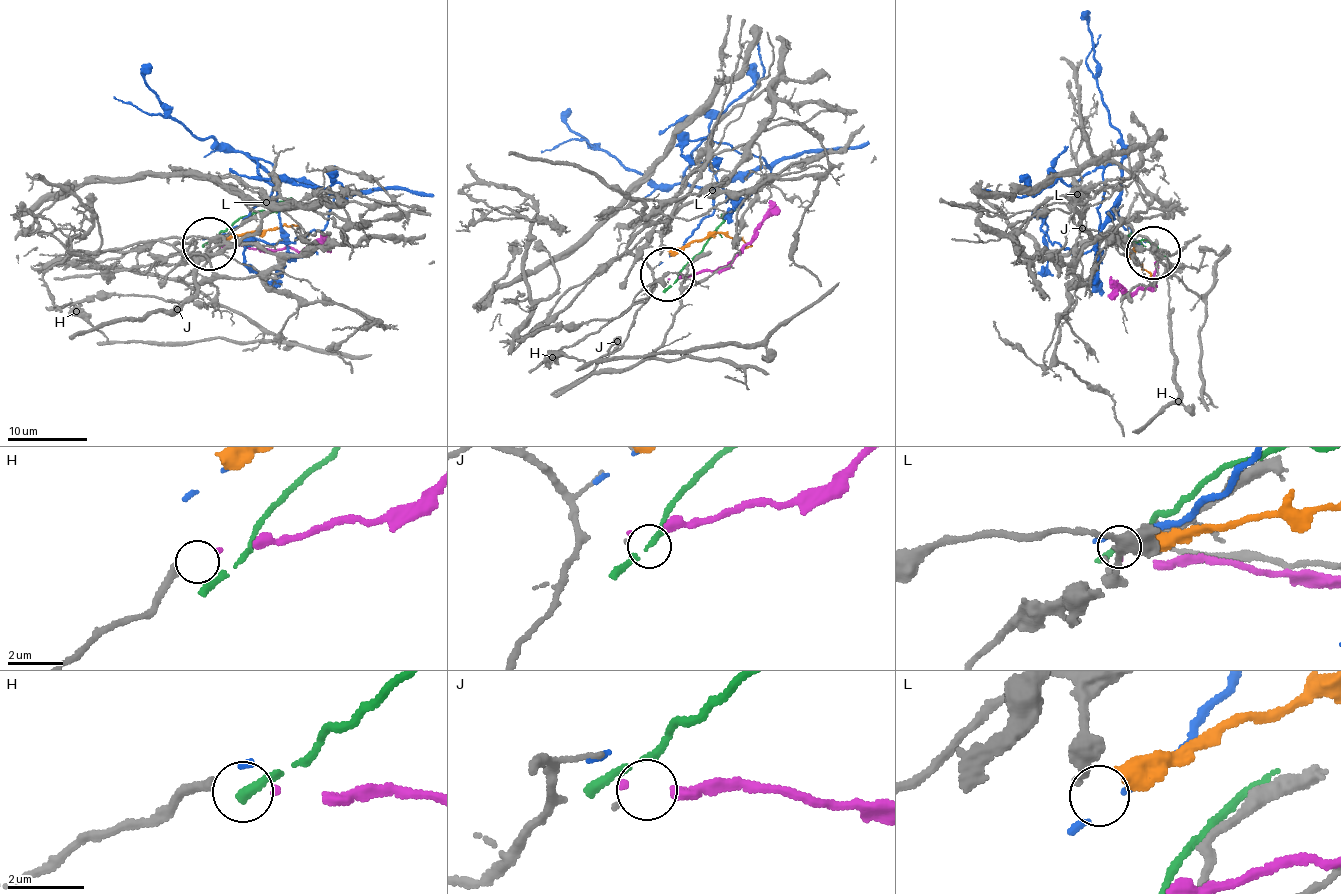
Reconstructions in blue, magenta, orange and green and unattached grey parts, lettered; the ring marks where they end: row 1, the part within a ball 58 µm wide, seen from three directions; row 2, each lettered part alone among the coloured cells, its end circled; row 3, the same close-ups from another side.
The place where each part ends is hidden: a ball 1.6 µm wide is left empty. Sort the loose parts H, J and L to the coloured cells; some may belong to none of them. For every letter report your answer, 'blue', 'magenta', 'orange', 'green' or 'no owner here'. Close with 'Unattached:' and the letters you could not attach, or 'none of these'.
H: magenta
J: no owner here
L: orange
Unattached: J

